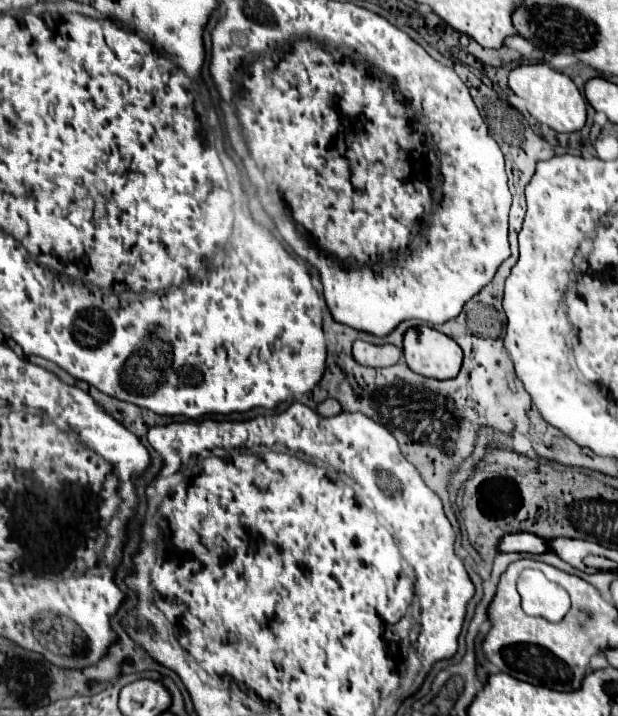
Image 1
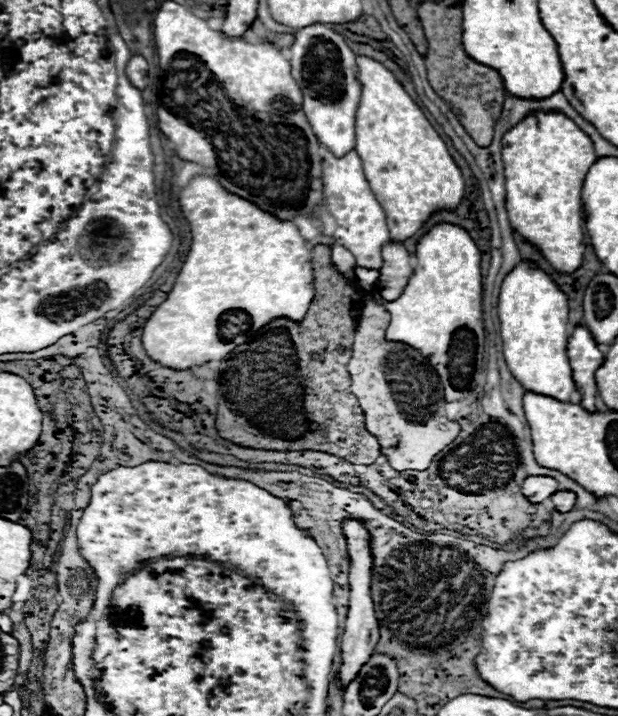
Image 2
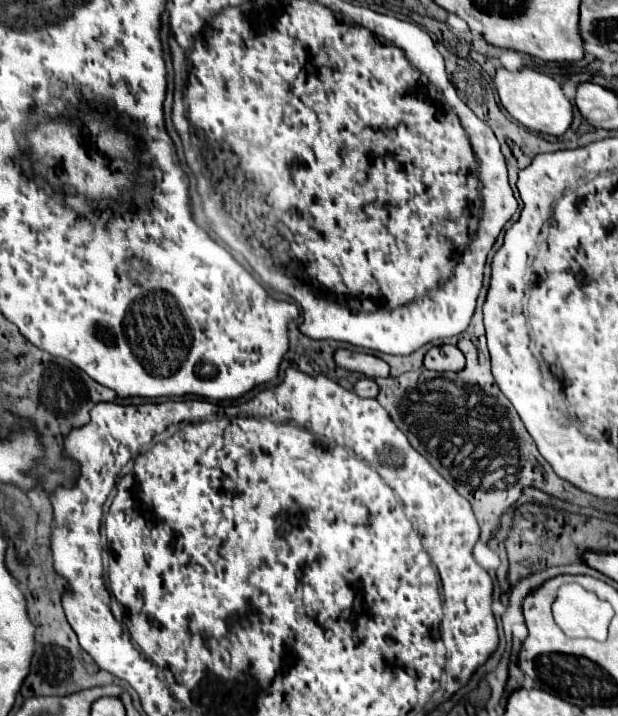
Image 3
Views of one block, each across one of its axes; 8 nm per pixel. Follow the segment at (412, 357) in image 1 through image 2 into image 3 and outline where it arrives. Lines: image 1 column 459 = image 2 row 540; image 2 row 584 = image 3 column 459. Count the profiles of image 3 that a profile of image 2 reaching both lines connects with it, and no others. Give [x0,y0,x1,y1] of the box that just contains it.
[424,344,464,372]

